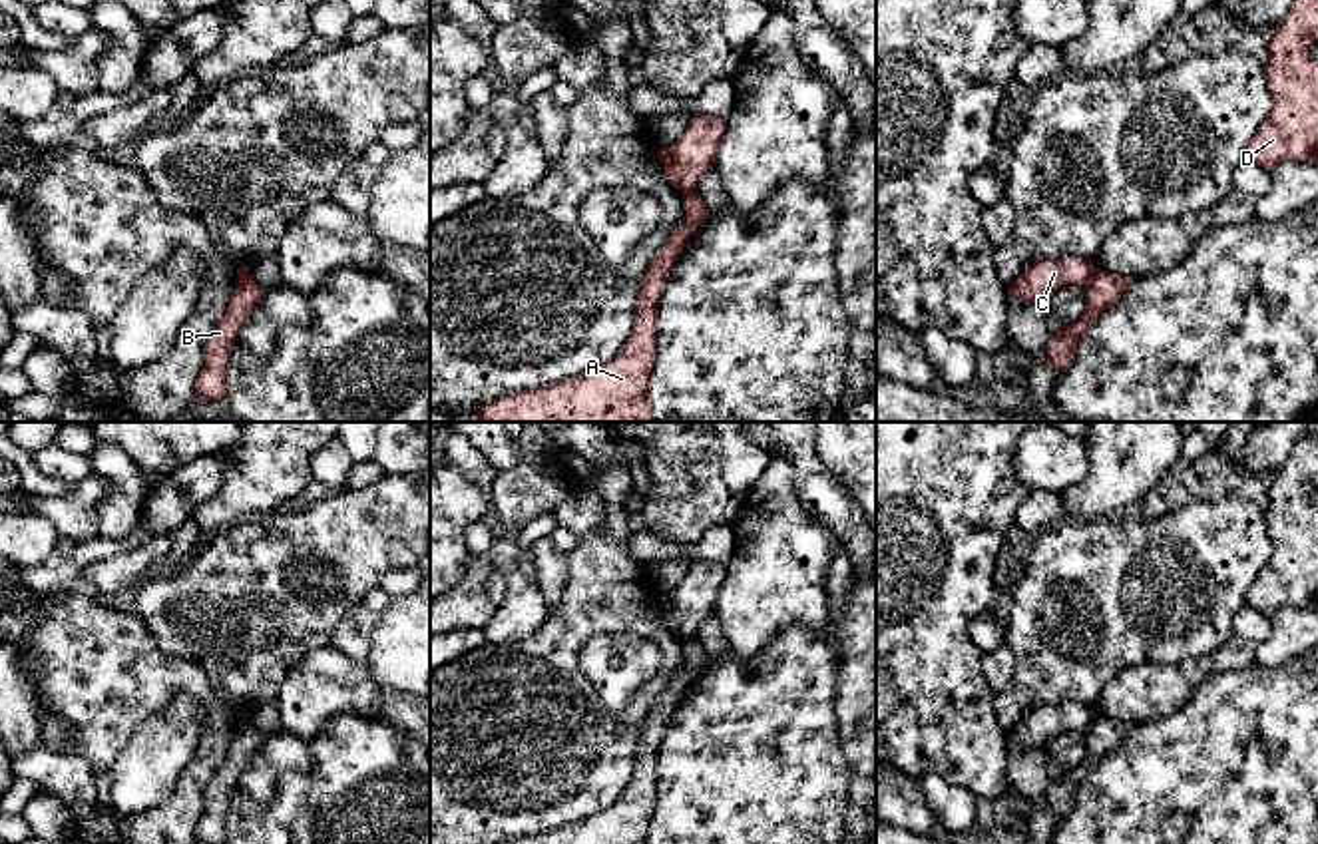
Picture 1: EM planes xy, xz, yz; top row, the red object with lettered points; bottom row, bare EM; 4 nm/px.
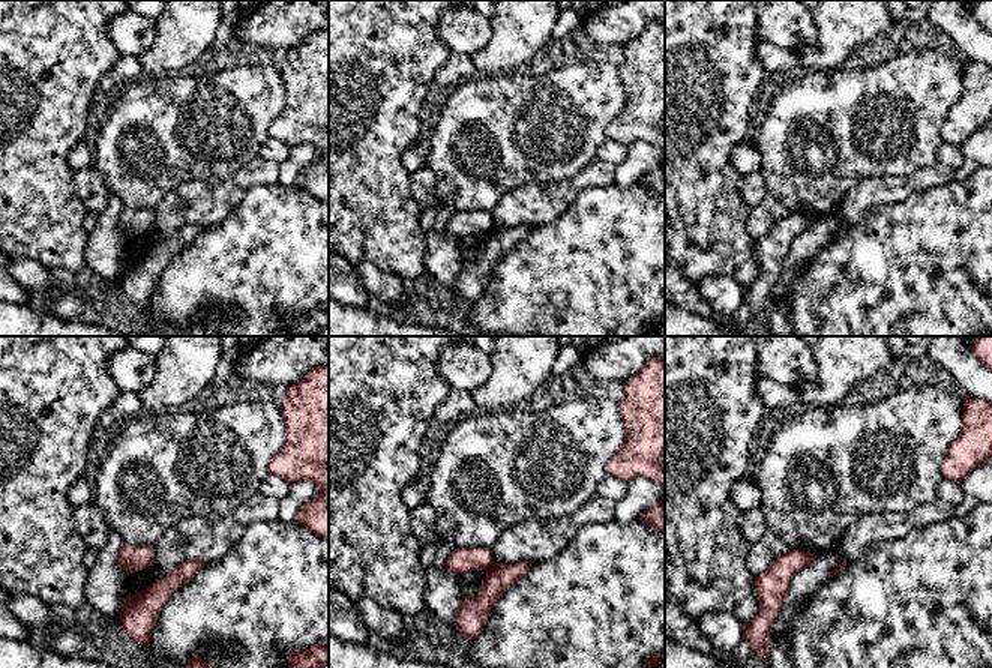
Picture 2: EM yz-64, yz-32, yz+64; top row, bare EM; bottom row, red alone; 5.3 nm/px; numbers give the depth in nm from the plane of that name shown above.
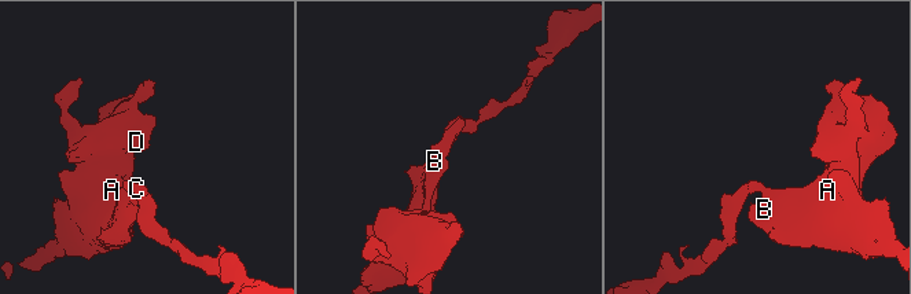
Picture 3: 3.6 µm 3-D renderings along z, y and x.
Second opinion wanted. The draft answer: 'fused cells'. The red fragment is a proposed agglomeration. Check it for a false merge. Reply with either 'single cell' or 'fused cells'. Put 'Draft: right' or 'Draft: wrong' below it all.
fused cells
Draft: right

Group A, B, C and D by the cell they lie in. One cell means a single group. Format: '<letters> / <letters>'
A B D / C

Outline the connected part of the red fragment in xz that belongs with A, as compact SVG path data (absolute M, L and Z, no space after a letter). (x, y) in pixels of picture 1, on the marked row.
M697 191L683 195L683 209L683 221L645 271L633 328L617 354L557 384L494 398L478 410L482 422L657 422L647 396L657 352L657 305L681 249L709 217Z

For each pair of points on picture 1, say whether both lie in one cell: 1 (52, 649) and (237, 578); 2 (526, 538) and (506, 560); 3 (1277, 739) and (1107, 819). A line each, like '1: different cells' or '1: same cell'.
1: different cells
2: different cells
3: same cell

